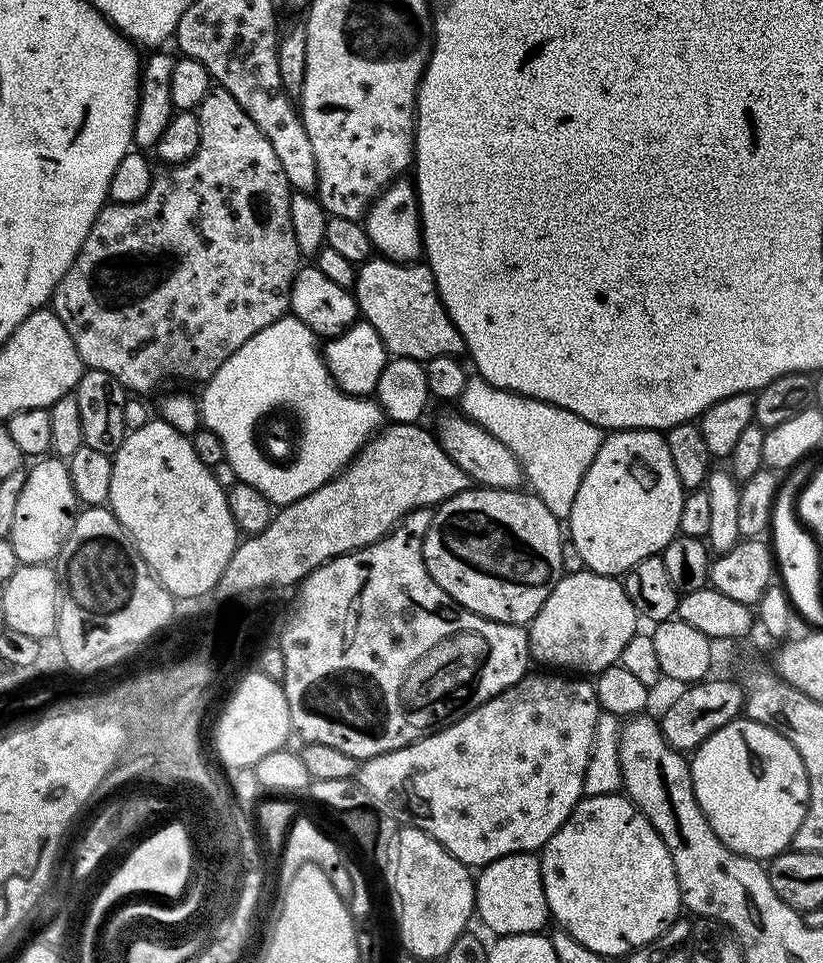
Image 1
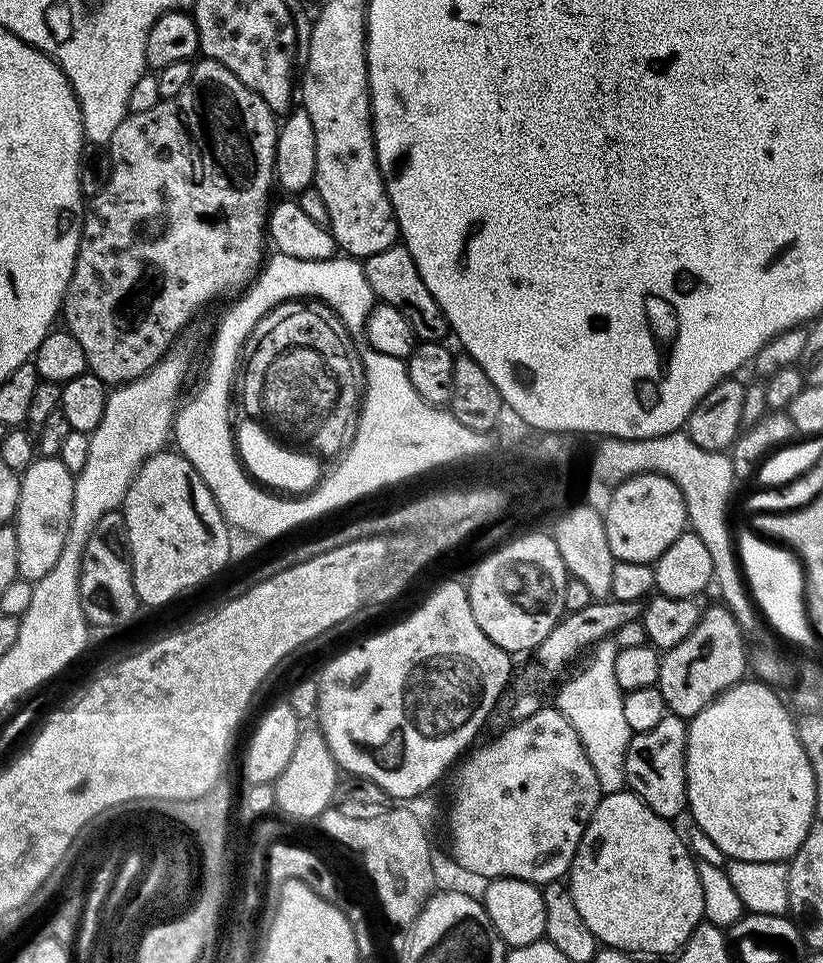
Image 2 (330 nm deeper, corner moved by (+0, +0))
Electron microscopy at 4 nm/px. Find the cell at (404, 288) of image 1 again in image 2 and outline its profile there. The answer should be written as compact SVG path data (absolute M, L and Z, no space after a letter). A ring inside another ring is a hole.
M397 246L382 250L382 254L374 254L363 261L366 282L370 282L373 297L379 303L394 306L394 310L402 313L402 318L410 322L417 341L435 340L437 342L449 335L448 320L442 314L438 302L434 302L434 294L426 290L426 282L422 282L422 274L418 274L418 266L414 266L414 258L407 248Z

